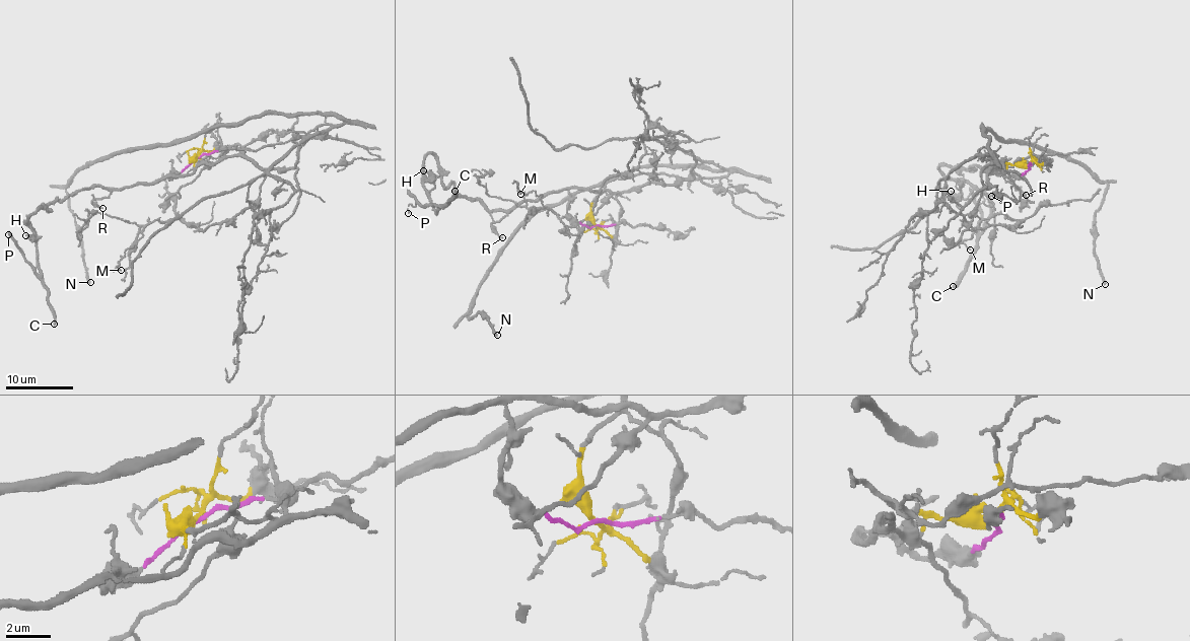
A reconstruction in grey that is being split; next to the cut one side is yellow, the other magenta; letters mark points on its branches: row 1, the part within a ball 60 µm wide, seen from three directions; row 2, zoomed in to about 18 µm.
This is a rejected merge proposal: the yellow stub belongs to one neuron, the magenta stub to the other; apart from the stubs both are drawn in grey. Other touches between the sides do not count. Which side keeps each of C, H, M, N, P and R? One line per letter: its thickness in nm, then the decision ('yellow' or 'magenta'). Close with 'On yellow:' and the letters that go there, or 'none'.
C: calibre 360 nm; magenta
H: calibre 200 nm; magenta
M: calibre 110 nm; yellow
N: calibre 280 nm; yellow
P: calibre 70 nm; magenta
R: calibre 130 nm; magenta
On yellow: M, N

